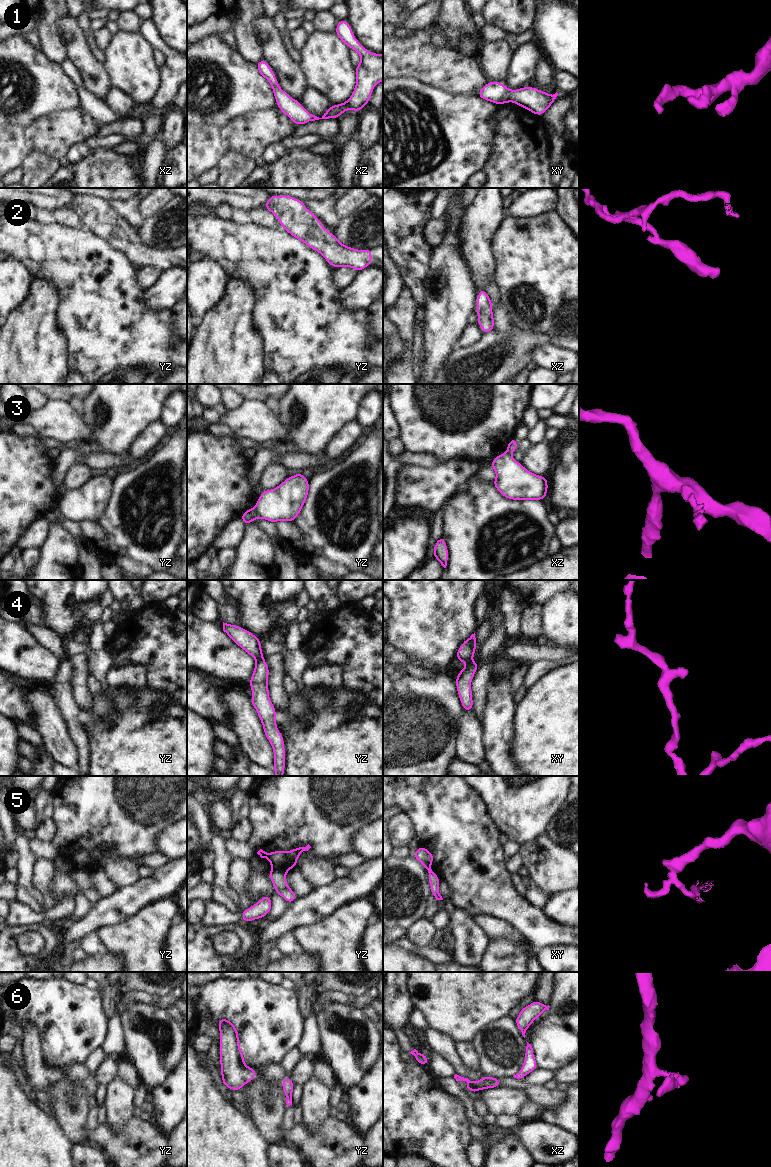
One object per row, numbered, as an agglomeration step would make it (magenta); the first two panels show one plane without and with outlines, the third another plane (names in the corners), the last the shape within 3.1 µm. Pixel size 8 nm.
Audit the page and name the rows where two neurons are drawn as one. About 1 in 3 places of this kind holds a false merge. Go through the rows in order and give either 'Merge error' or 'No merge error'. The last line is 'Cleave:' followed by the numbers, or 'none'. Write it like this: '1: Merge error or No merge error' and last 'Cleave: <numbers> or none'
1: No merge error
2: No merge error
3: Merge error
4: No merge error
5: Merge error
6: No merge error
Cleave: 3, 5.

